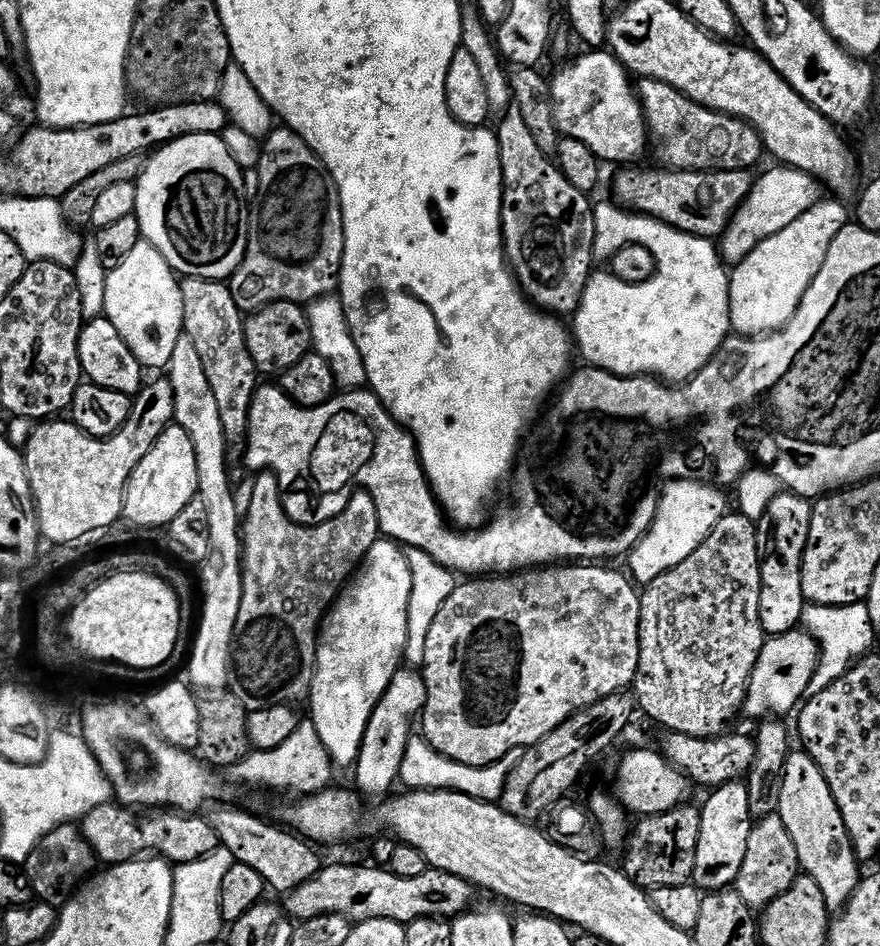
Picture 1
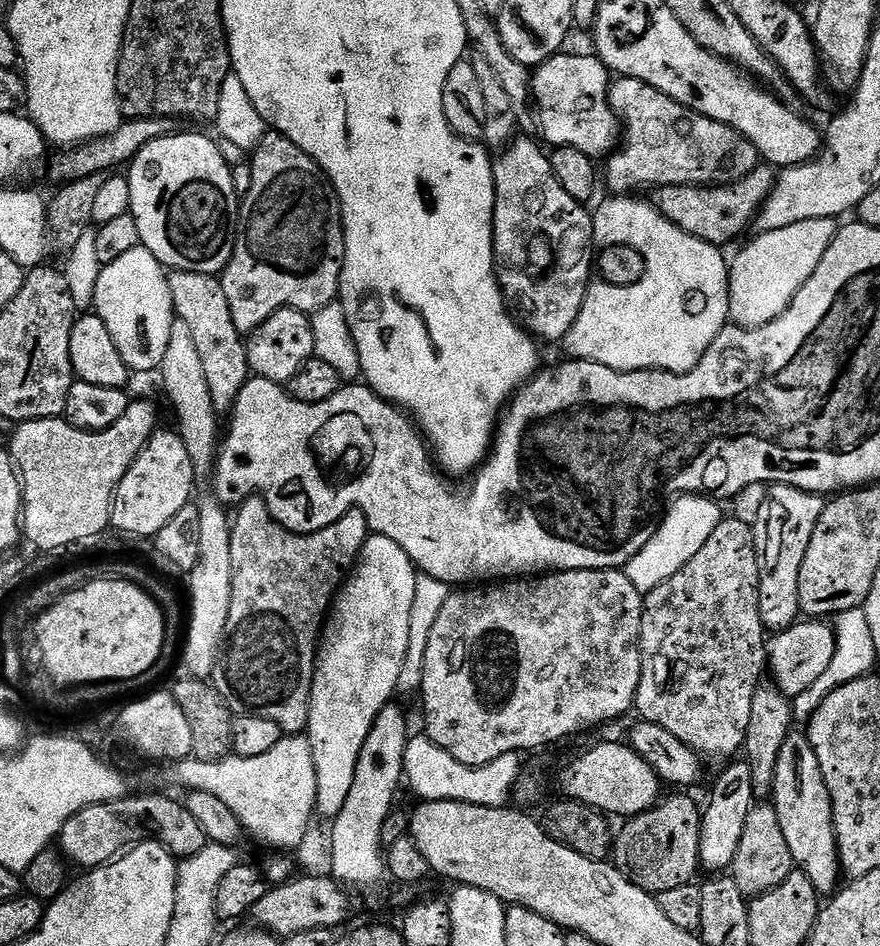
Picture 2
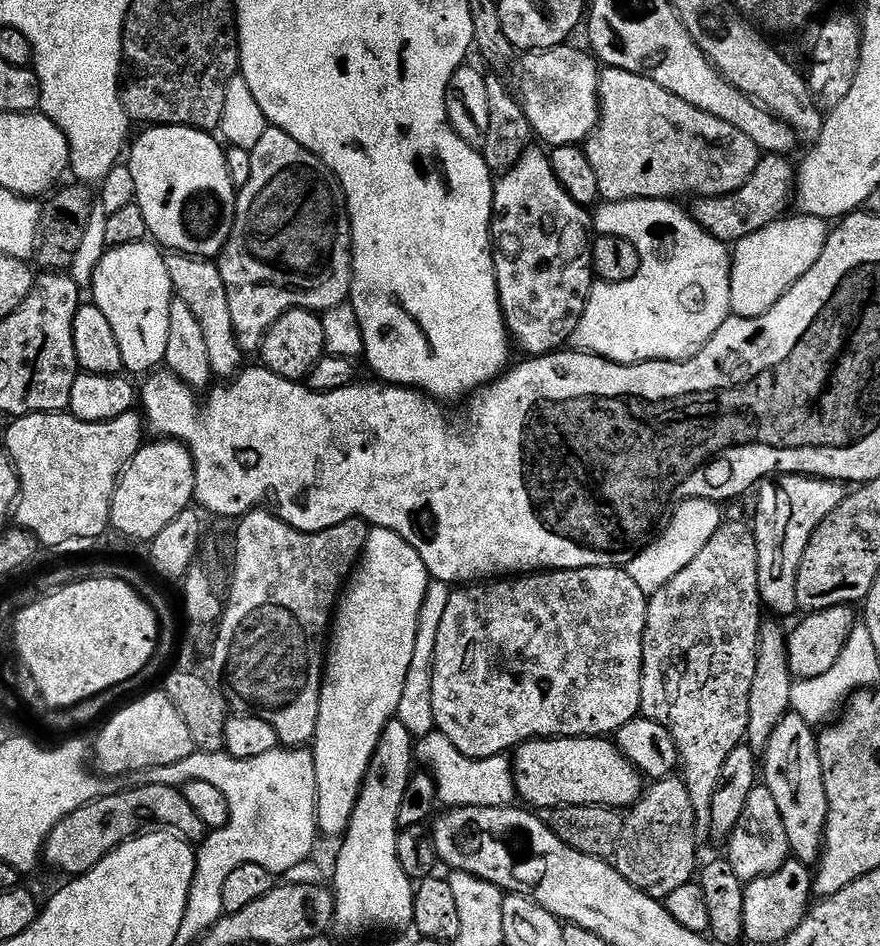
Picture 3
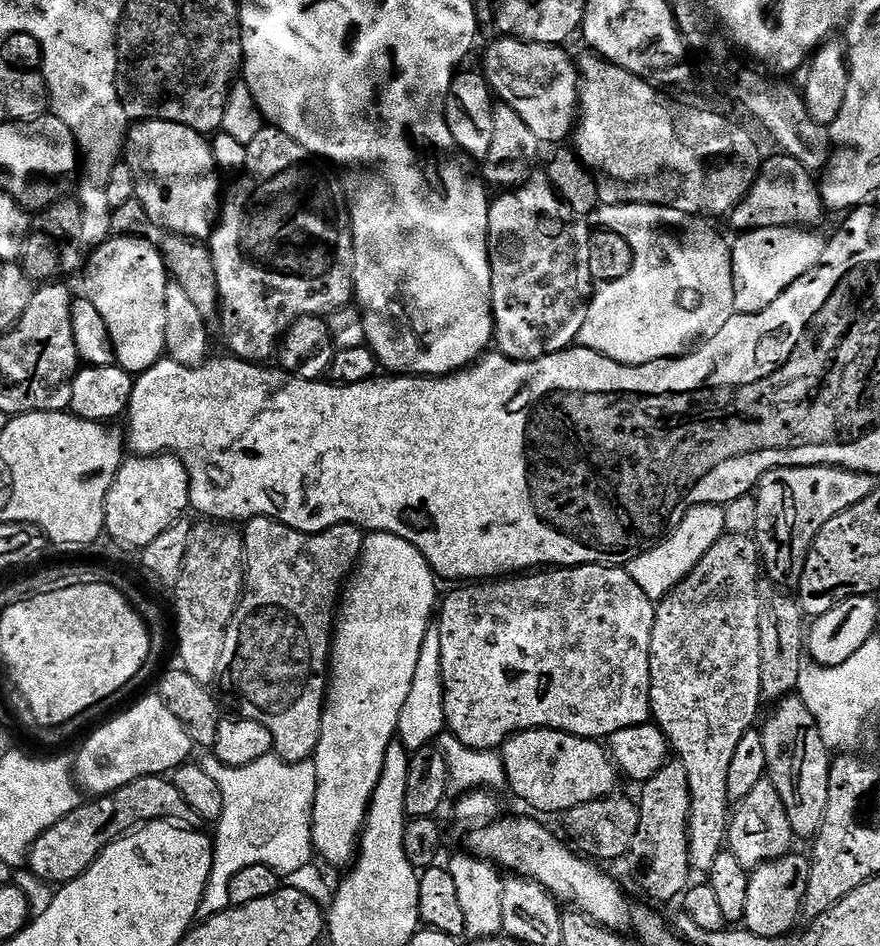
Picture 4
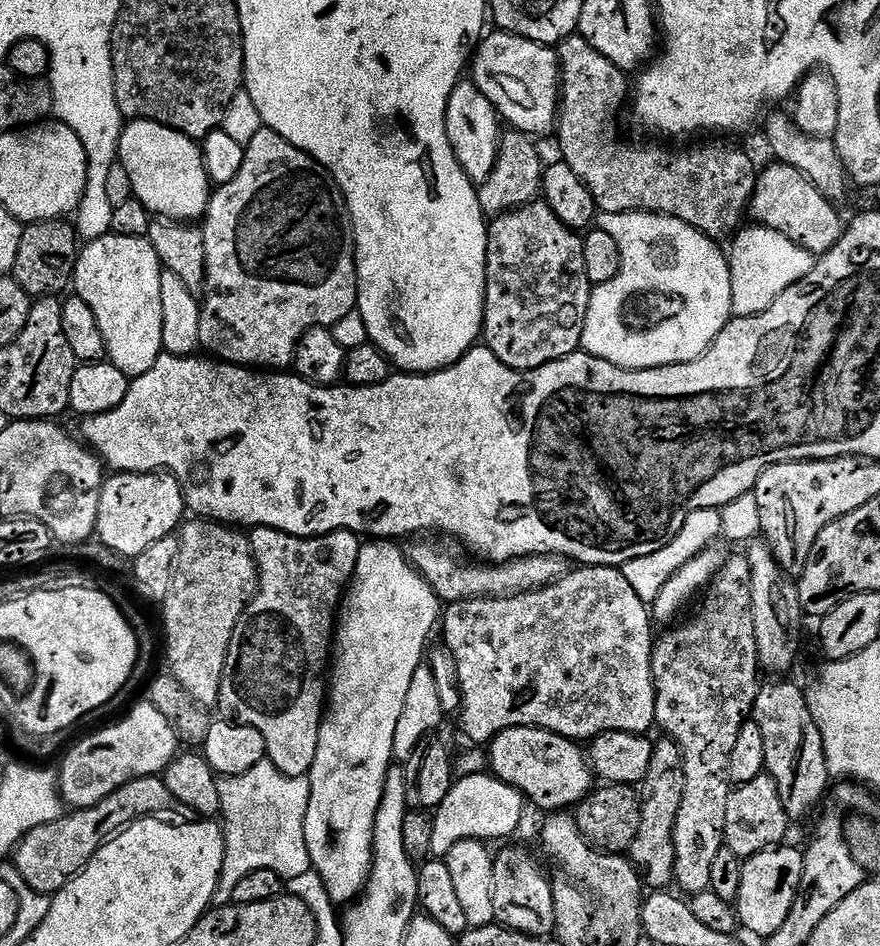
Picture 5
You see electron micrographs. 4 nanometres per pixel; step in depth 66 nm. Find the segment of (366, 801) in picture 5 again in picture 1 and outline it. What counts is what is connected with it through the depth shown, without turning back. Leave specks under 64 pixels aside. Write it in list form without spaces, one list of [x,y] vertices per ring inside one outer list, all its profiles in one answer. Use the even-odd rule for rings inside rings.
[[[387,538],[376,540],[374,546],[370,546],[364,563],[360,565],[356,575],[345,584],[344,591],[336,598],[336,603],[328,609],[328,614],[324,618],[324,623],[320,626],[320,634],[316,642],[316,673],[314,674],[314,682],[312,683],[312,690],[310,693],[310,705],[312,704],[310,722],[318,730],[318,738],[322,738],[322,746],[326,746],[328,757],[332,760],[333,765],[335,765],[337,769],[351,769],[353,765],[355,765],[356,759],[360,757],[362,738],[366,734],[366,726],[370,722],[370,714],[374,714],[374,706],[378,706],[382,694],[386,694],[386,686],[390,686],[394,674],[399,672],[402,667],[402,661],[400,661],[400,659],[404,656],[404,647],[409,647],[410,644],[408,638],[408,607],[410,606],[411,589],[412,579],[410,578],[410,562],[406,562],[405,549],[394,540]]]

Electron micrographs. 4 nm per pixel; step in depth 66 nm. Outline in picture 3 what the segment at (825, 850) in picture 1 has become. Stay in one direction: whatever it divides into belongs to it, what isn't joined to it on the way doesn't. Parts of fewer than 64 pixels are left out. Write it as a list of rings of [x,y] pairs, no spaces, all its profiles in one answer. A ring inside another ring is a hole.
[[[789,711],[786,718],[778,724],[778,730],[766,742],[768,753],[762,756],[762,784],[774,794],[778,802],[778,810],[782,814],[782,822],[786,826],[786,838],[790,838],[793,853],[819,853],[826,843],[826,829],[828,826],[828,799],[824,785],[824,768],[820,765],[820,746],[818,732],[813,725],[806,722],[797,712]]]

